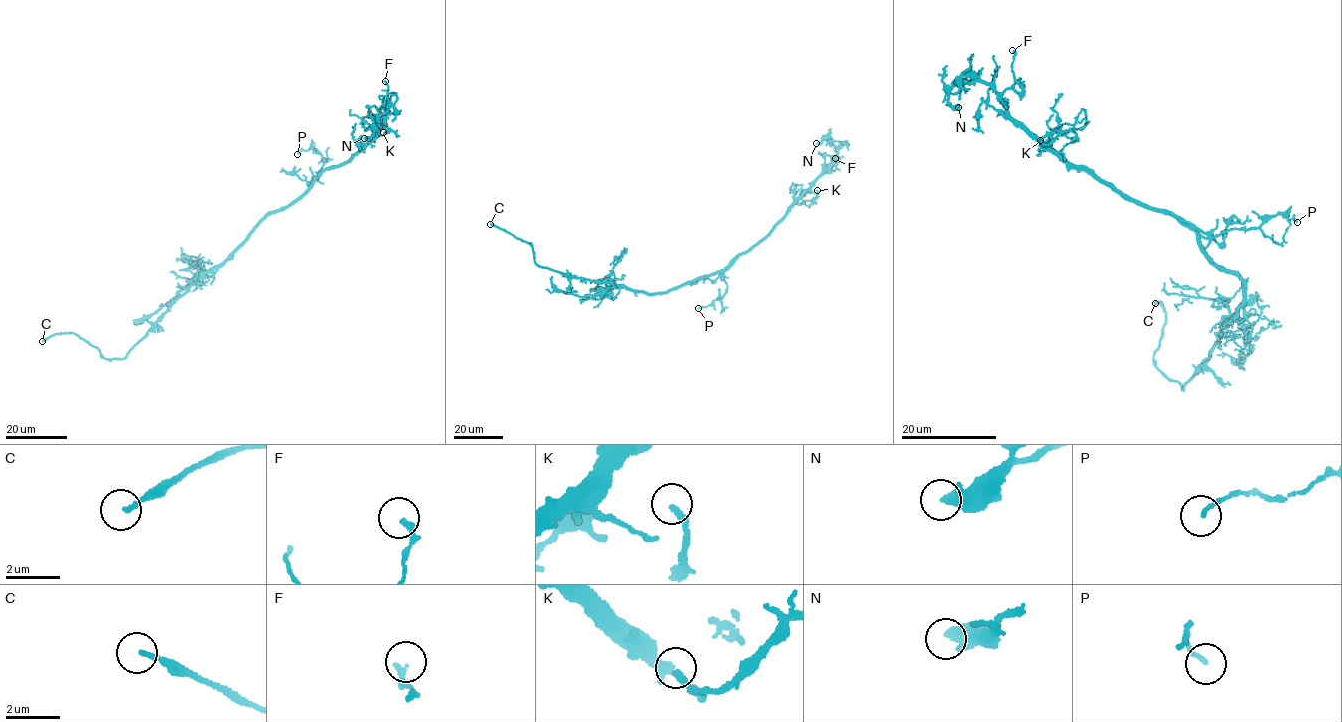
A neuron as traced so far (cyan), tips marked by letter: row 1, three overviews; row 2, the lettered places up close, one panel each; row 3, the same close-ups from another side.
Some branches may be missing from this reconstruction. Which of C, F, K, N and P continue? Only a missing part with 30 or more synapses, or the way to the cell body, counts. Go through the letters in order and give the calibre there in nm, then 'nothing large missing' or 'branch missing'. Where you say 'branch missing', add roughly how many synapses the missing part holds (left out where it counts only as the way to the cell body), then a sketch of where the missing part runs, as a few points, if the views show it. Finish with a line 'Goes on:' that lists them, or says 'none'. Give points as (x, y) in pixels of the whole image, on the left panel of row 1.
C: 160 nm thick; branch missing
F: 200 nm thick; nothing large missing
K: 240 nm thick; nothing large missing
N: 260 nm thick; nothing large missing
P: 140 nm thick; nothing large missing
Goes on: C

